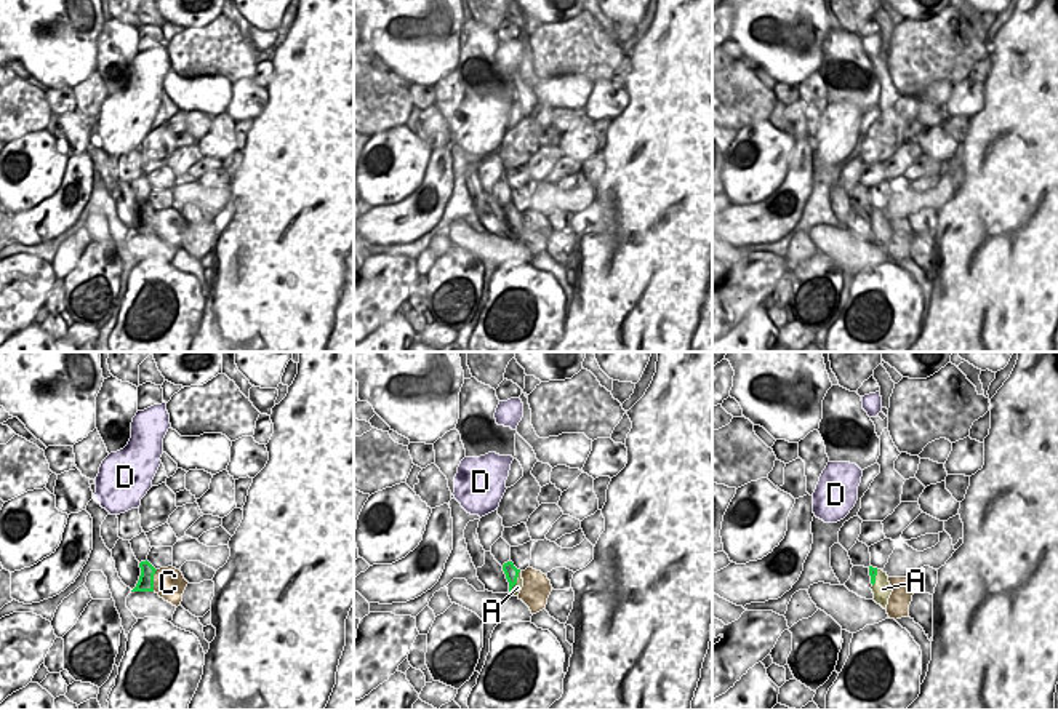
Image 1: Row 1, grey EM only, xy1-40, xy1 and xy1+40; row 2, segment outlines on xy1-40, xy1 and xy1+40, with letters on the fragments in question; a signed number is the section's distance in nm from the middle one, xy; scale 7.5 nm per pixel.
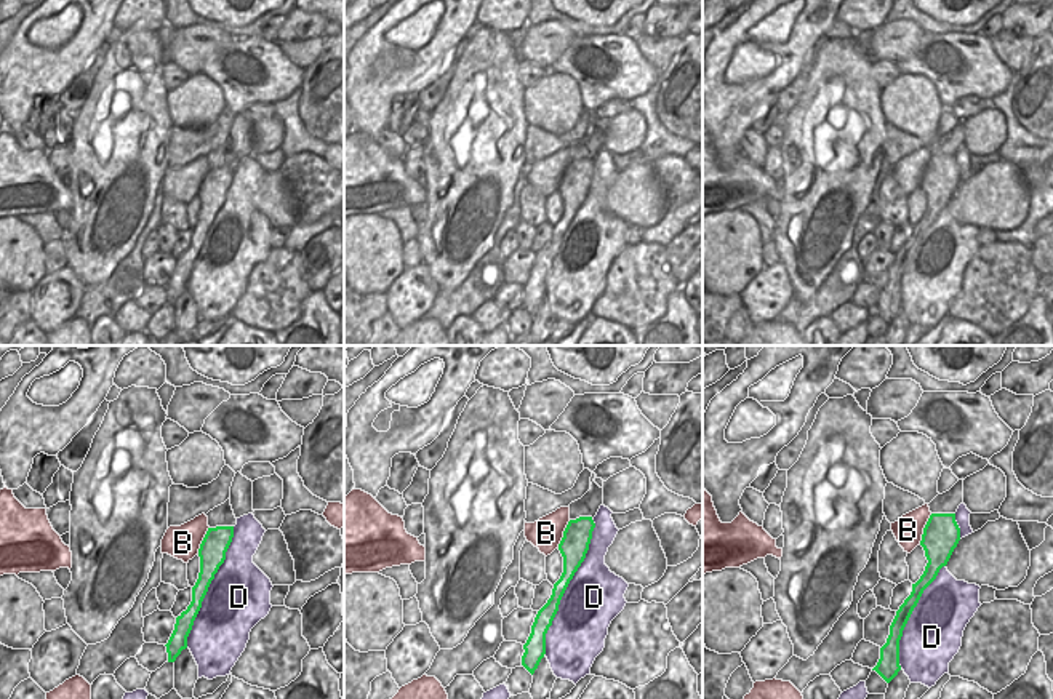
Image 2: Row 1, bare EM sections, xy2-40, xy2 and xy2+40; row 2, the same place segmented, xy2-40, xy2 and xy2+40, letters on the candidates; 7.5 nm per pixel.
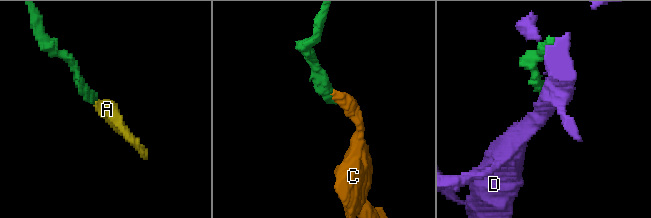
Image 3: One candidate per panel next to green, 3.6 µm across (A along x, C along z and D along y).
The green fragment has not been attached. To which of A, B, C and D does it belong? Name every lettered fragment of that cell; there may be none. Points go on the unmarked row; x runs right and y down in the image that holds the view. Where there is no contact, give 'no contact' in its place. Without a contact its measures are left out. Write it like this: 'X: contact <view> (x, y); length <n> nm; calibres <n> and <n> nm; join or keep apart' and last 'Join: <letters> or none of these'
A: contact xy1 (516, 224); length 180 nm; calibres 100 and 70 nm; keep apart
B: contact xy2+40 (924, 170); length 240 nm; calibres 280 and 220 nm; keep apart
C: contact xy1-40 (152, 223); length 170 nm; calibres 120 and 240 nm; join
D: contact xy2 (567, 227); length 1100 nm; calibres 170 and 440 nm; keep apart
Join: C

